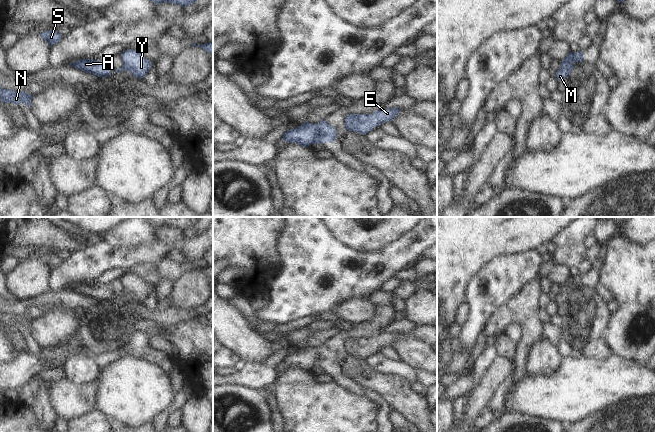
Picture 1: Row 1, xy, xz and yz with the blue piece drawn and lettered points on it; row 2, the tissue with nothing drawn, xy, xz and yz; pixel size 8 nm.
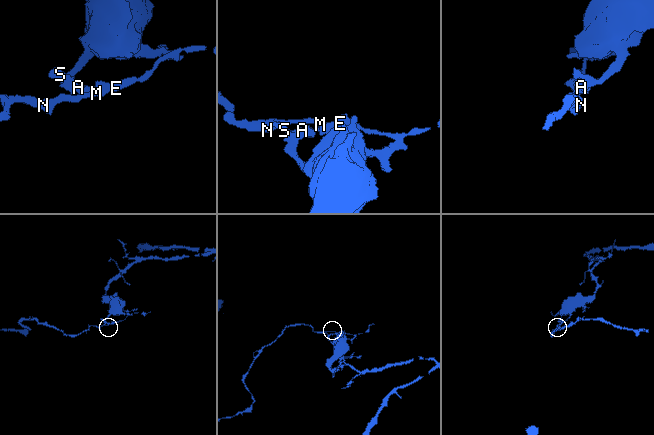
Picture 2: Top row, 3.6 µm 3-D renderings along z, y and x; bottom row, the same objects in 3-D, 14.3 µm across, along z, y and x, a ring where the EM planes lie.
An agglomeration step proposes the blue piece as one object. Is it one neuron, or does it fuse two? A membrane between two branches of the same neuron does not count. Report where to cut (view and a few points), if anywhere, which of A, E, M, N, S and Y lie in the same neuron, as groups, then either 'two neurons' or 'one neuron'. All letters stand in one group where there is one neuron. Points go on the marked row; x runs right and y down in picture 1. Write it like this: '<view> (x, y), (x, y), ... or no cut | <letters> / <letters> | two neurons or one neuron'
xy (120, 66), (122, 69) | A S / E M N Y | two neurons

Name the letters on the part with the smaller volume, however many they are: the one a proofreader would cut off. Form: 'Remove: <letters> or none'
Remove: E, M, N, Y

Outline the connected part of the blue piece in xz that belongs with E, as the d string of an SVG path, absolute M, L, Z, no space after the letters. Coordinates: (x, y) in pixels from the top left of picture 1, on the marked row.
M398 108L380 109L372 114L349 114L344 118L348 131L366 134L383 122L391 122L401 110Z

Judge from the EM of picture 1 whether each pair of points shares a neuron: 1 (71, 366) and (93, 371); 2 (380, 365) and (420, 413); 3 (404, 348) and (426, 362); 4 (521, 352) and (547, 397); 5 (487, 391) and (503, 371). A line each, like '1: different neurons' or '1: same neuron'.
1: same neuron
2: different neurons
3: same neuron
4: different neurons
5: same neuron

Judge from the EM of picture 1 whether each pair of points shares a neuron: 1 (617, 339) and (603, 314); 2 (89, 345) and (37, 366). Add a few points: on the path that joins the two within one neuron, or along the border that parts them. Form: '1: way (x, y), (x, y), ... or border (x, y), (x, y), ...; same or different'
1: border (612, 314), (606, 331), (603, 334); different
2: way (76, 344), (59, 352), (50, 353); same

